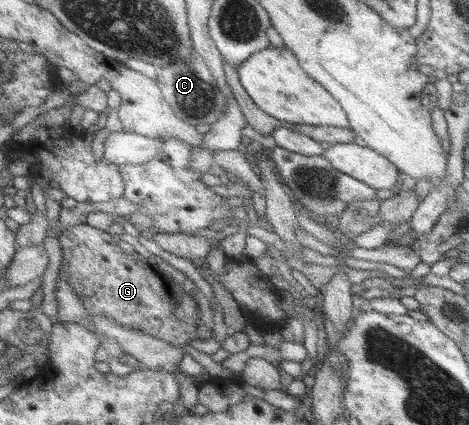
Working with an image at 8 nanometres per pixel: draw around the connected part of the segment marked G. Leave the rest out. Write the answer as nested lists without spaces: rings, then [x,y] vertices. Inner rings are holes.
[[[87,224],[65,230],[59,241],[63,260],[58,279],[71,283],[89,313],[109,317],[177,346],[198,339],[201,309],[197,301],[171,275],[164,274],[148,254],[125,253],[117,245],[113,230],[101,231]]]

